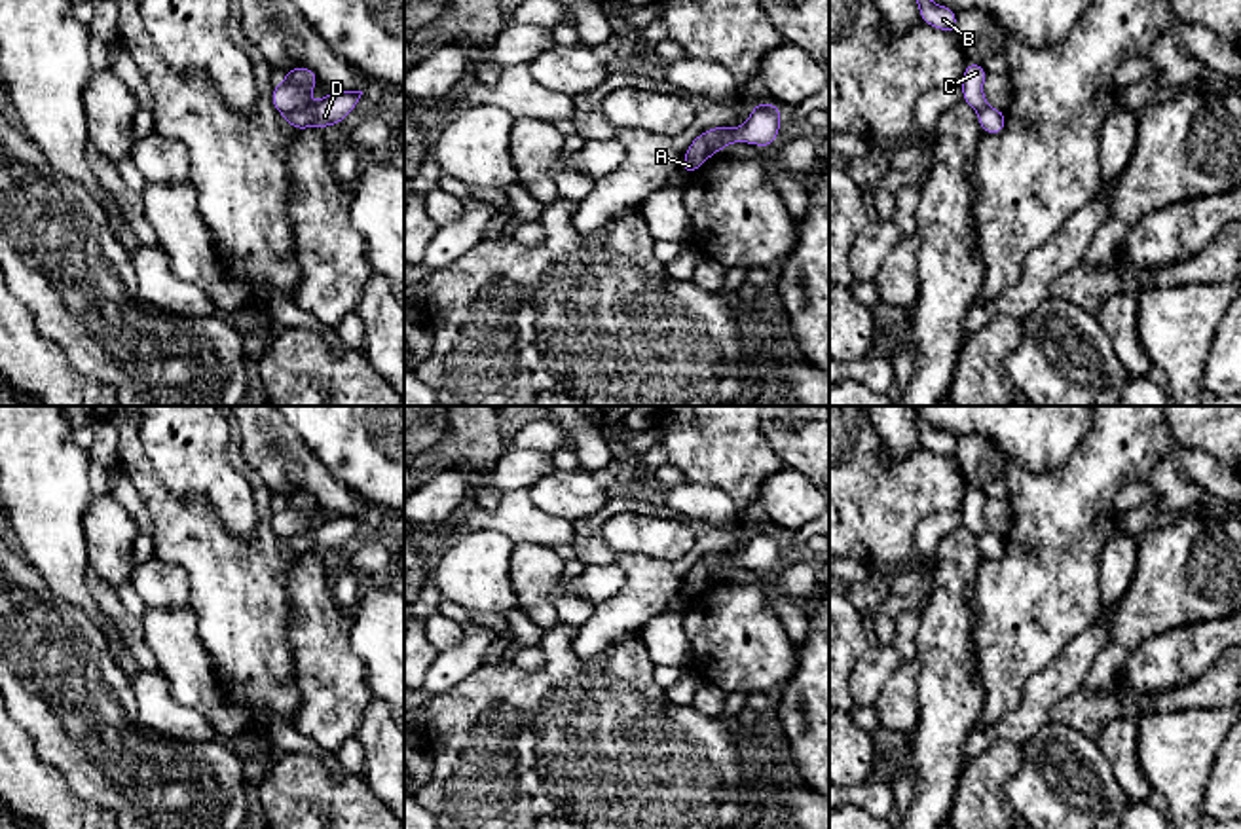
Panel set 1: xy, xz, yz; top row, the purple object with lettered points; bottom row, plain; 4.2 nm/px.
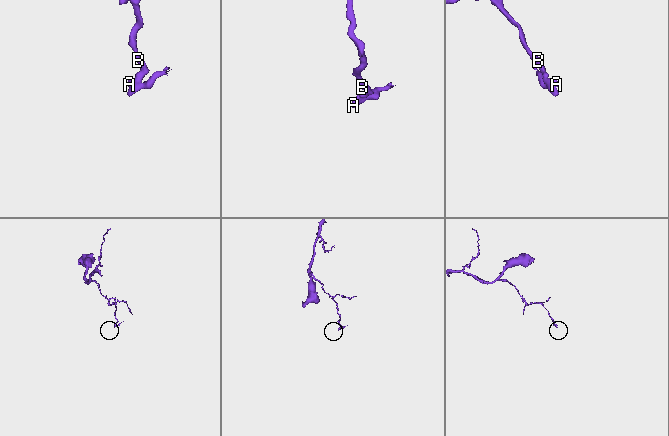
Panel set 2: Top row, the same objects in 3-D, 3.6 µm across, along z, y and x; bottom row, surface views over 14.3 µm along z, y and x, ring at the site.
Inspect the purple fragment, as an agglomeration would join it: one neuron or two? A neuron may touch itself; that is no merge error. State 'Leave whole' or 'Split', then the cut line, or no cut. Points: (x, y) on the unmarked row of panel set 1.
Split. Split along xz (733, 552), (720, 558), (706, 571), (704, 583)

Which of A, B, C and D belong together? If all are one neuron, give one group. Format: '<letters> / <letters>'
A B C / D

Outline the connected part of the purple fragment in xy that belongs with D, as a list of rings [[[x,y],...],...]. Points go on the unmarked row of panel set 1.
[[[334,516],[315,529],[285,537],[283,544],[300,556],[313,550],[332,552],[353,537],[361,520],[362,516]]]

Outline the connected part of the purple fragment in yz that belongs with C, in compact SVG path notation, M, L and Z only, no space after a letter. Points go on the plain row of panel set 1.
M968 486L964 503L962 503L962 525L966 525L973 535L981 535L987 531L983 520L983 507L987 503L987 495L972 486Z

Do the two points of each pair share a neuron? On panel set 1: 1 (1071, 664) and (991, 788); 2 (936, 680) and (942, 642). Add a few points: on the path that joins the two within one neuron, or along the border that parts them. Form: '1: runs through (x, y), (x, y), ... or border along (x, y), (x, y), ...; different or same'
1: border along (1050, 712), (1046, 731), (1037, 742), (1000, 740); different
2: runs through (942, 670), (942, 651); same

